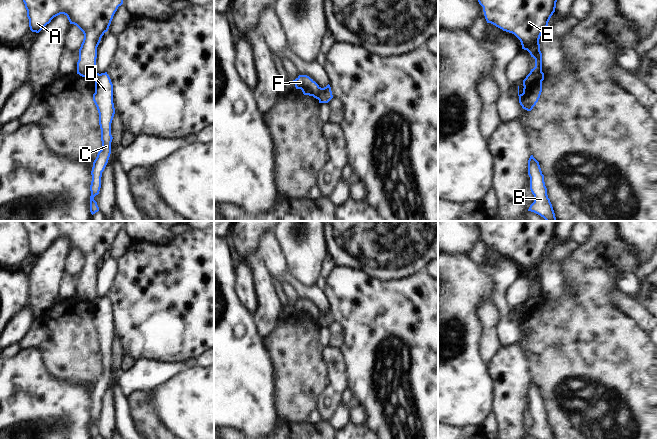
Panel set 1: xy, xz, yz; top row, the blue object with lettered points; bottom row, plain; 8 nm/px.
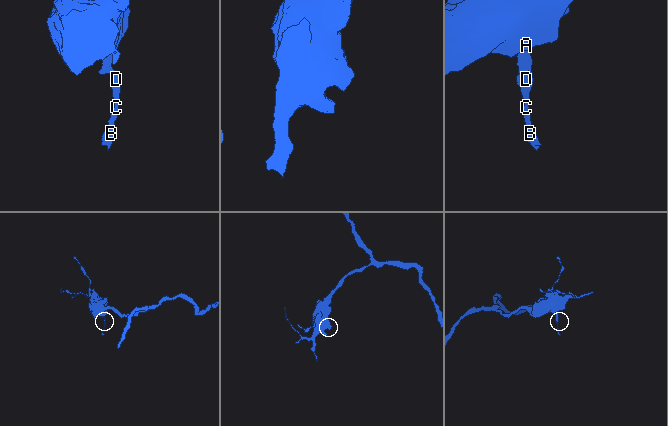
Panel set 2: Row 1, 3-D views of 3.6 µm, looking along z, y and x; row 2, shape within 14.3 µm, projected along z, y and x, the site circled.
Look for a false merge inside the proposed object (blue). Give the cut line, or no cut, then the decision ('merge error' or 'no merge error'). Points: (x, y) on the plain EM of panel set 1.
cut yz (541, 294), (529, 298); merge error

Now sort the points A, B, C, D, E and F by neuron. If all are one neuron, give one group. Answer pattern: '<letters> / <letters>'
A E F / B C D

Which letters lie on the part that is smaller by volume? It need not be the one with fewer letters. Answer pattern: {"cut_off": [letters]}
{"cut_off": ["B", "C", "D"]}

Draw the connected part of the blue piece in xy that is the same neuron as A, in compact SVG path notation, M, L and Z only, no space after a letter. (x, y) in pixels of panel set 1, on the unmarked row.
M21 221L27 234L29 251L32 256L39 257L51 244L64 238L70 248L76 249L84 258L79 273L77 298L92 302L97 298L97 271L102 260L108 255L111 245L118 231L123 228L124 221Z

